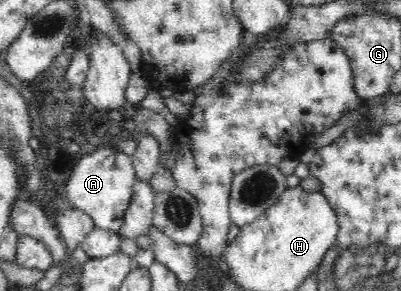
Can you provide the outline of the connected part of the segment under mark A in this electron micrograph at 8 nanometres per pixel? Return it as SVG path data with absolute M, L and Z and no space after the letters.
M106 145L84 155L73 168L66 183L69 202L74 209L84 211L93 219L95 228L119 232L124 222L126 208L134 194L137 176L131 157L114 145Z

